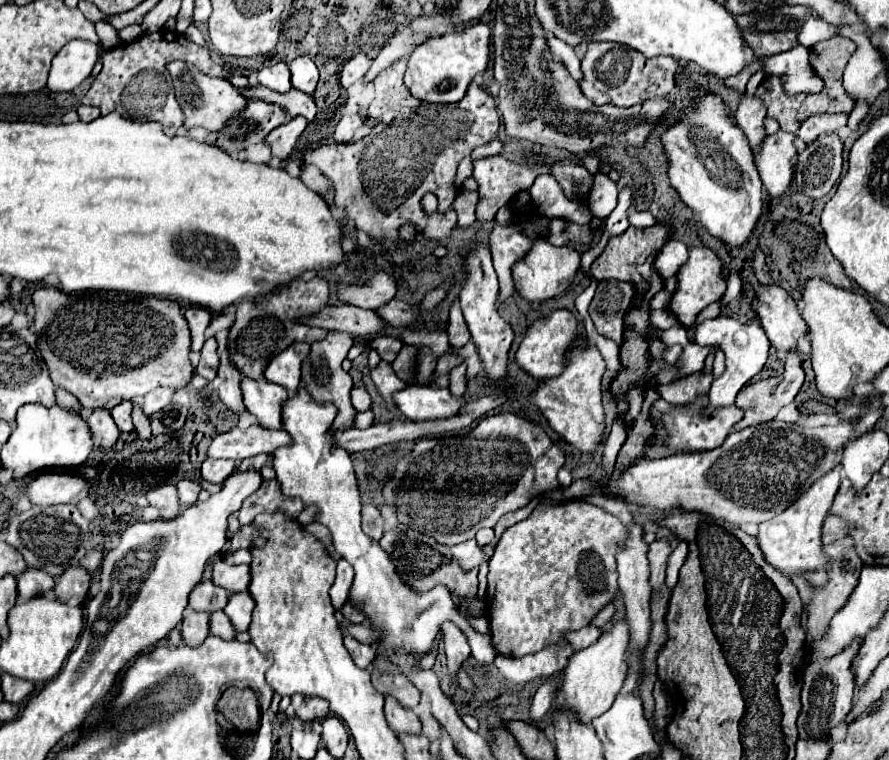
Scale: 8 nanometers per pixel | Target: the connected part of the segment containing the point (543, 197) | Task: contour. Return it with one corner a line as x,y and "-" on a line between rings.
540,174
530,188
530,196
534,200
534,206
542,210
546,216
552,216
552,218
564,216
582,226
592,220
590,208
586,204
580,204
580,202
576,204
568,200
552,174

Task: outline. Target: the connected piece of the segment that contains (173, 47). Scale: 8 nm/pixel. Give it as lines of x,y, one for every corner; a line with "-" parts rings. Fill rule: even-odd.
158,30
154,34
142,34
138,40
120,44
112,50
100,48
102,72
94,78
90,90
84,94
82,104
98,106
102,116
106,116
110,112
120,112
122,118
134,120
134,122
156,120
164,126
164,132
168,136
174,136
176,130
182,126
182,110
174,98
172,78
166,68
166,64
170,64
174,60
192,62
202,74
212,76
212,78
228,80
232,76
232,70
212,62
208,48
190,42
182,34

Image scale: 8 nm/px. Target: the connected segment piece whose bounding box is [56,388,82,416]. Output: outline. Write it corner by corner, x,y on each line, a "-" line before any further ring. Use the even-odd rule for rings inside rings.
56,388
56,400
58,400
58,406
62,406
62,408
66,408
66,410
78,414
78,416
82,414
82,406
80,406
80,402
78,402
72,394
68,394
66,390

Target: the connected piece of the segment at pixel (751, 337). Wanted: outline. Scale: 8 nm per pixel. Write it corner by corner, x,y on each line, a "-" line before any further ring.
720,316
720,318
714,318
714,320
704,320
698,326
696,324
686,326
686,330
692,332
696,344
702,344
702,346
720,344
720,348
726,354
726,372
712,382
712,388
708,392
708,406
702,410
702,416
708,418
708,414
712,414
714,410
724,408
724,406
732,406
734,400
736,400
736,394
740,392
740,388
754,374
758,374
762,370
762,366
766,364
766,358
768,358
770,342
768,342
768,336
766,336
766,332
764,332
764,328
760,324
760,318
754,318
745,325
737,325
735,330
735,319

